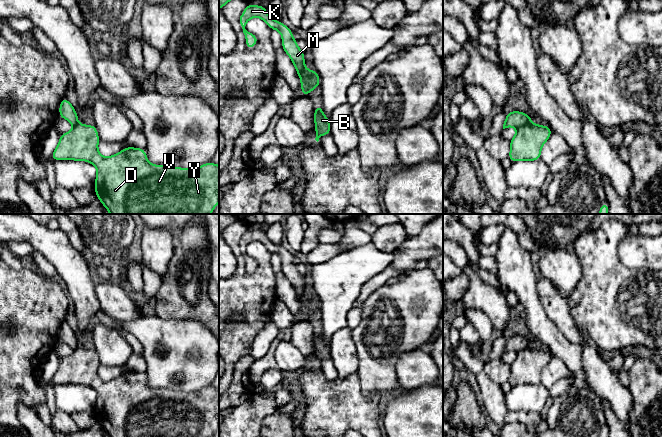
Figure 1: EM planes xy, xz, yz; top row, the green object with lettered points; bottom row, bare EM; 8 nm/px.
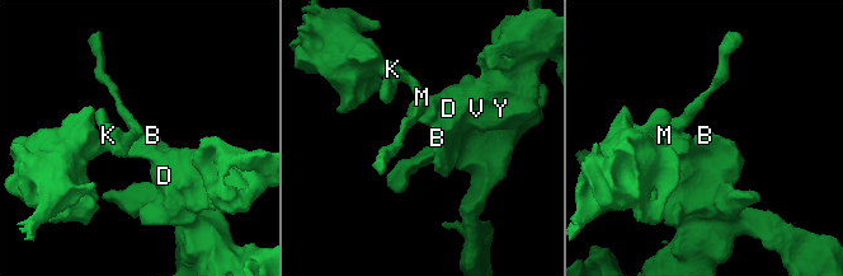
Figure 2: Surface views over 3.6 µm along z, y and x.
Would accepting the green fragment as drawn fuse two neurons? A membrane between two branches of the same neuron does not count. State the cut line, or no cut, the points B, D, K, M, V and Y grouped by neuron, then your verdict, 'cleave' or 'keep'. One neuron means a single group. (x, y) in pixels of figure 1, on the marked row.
cut yz (529, 122), (517, 128); groups B D V Y / K M; cleave

